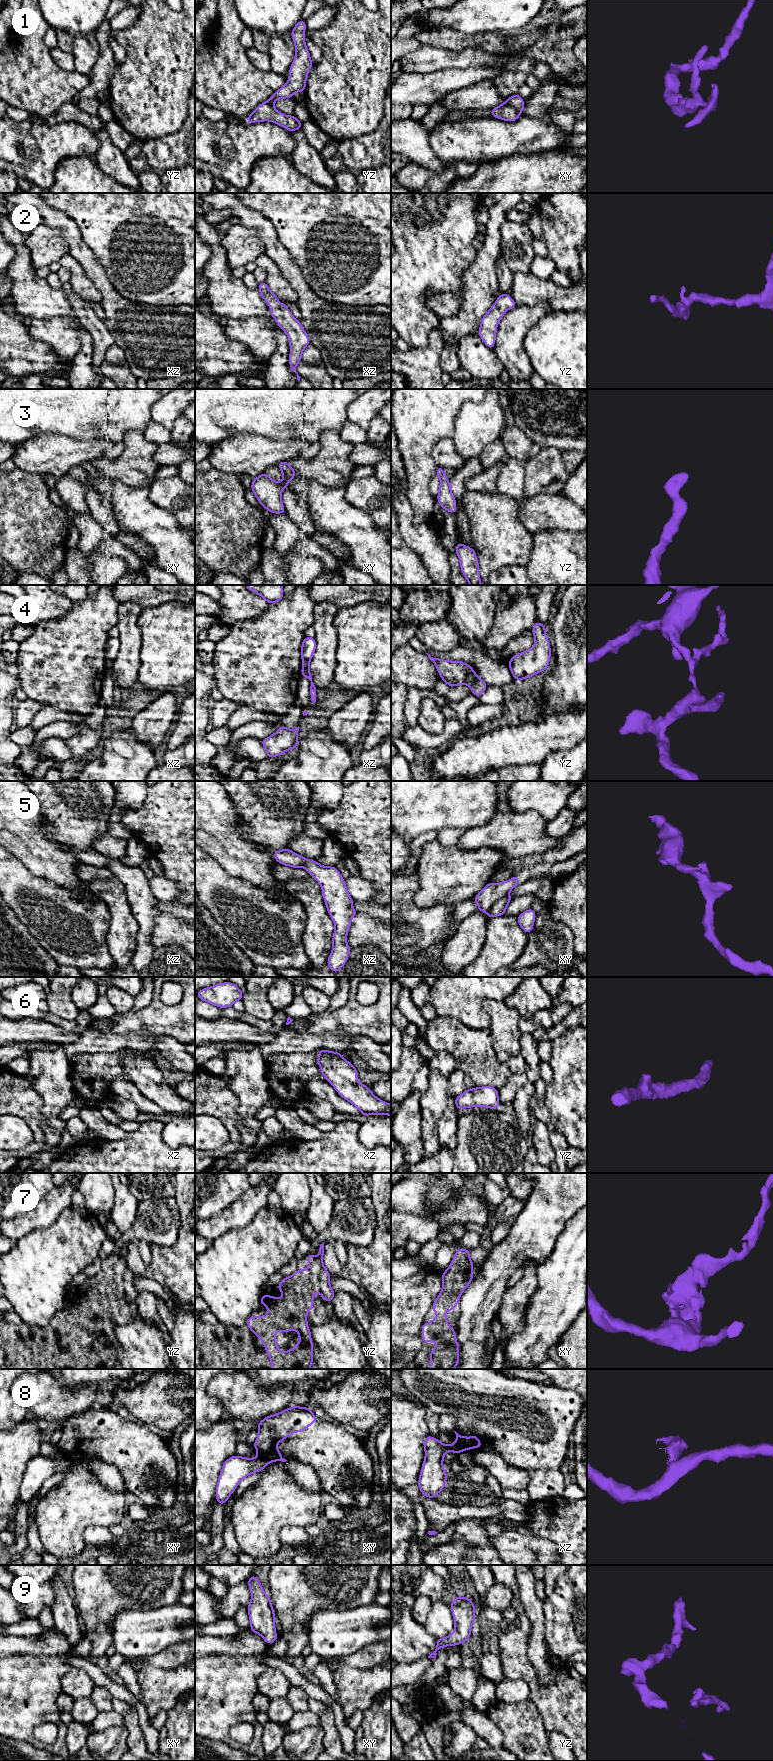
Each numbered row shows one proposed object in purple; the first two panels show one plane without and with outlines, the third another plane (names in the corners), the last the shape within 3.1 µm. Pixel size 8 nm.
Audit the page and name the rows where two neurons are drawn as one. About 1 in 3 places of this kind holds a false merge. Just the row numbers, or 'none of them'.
1, 4, 5, 8

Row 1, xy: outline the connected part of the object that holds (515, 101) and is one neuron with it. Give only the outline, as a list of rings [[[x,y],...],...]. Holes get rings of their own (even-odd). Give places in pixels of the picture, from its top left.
[[[517,93],[515,95],[510,96],[506,102],[511,105],[514,109],[516,109],[520,114],[522,113],[525,102],[524,100],[520,97],[520,95]]]

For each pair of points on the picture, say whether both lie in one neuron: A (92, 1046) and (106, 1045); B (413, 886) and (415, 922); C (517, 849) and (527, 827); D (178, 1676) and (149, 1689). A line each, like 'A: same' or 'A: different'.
A: same
B: same
C: same
D: same

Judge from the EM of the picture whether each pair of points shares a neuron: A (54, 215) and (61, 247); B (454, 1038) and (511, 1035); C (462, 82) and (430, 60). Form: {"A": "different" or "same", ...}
{"A": "different", "B": "different", "C": "different"}

